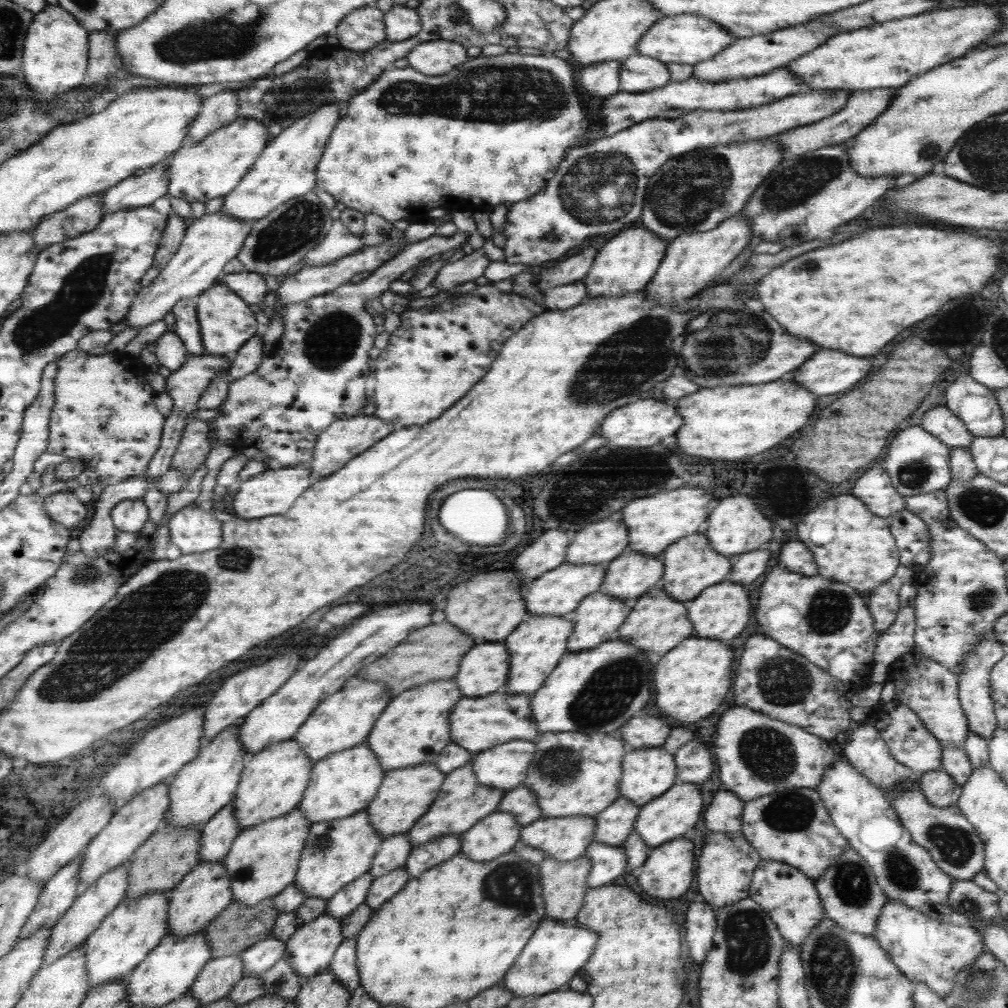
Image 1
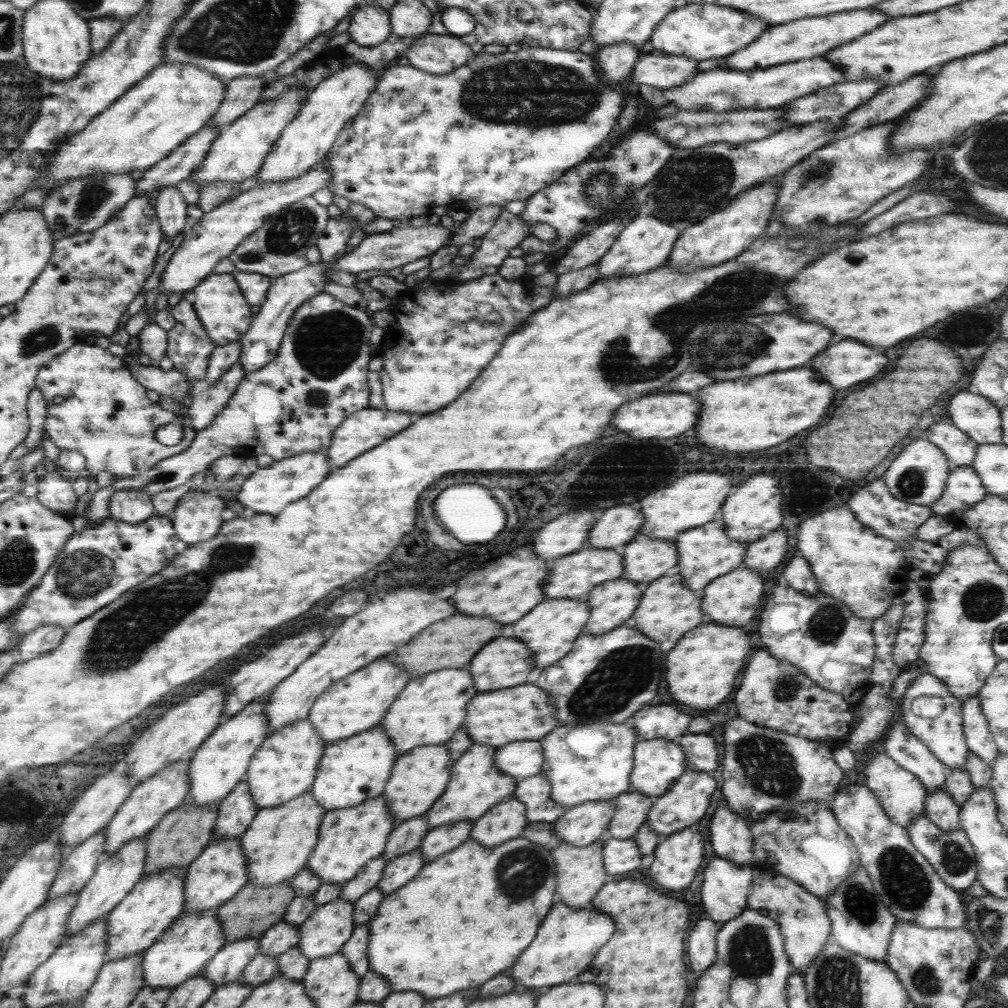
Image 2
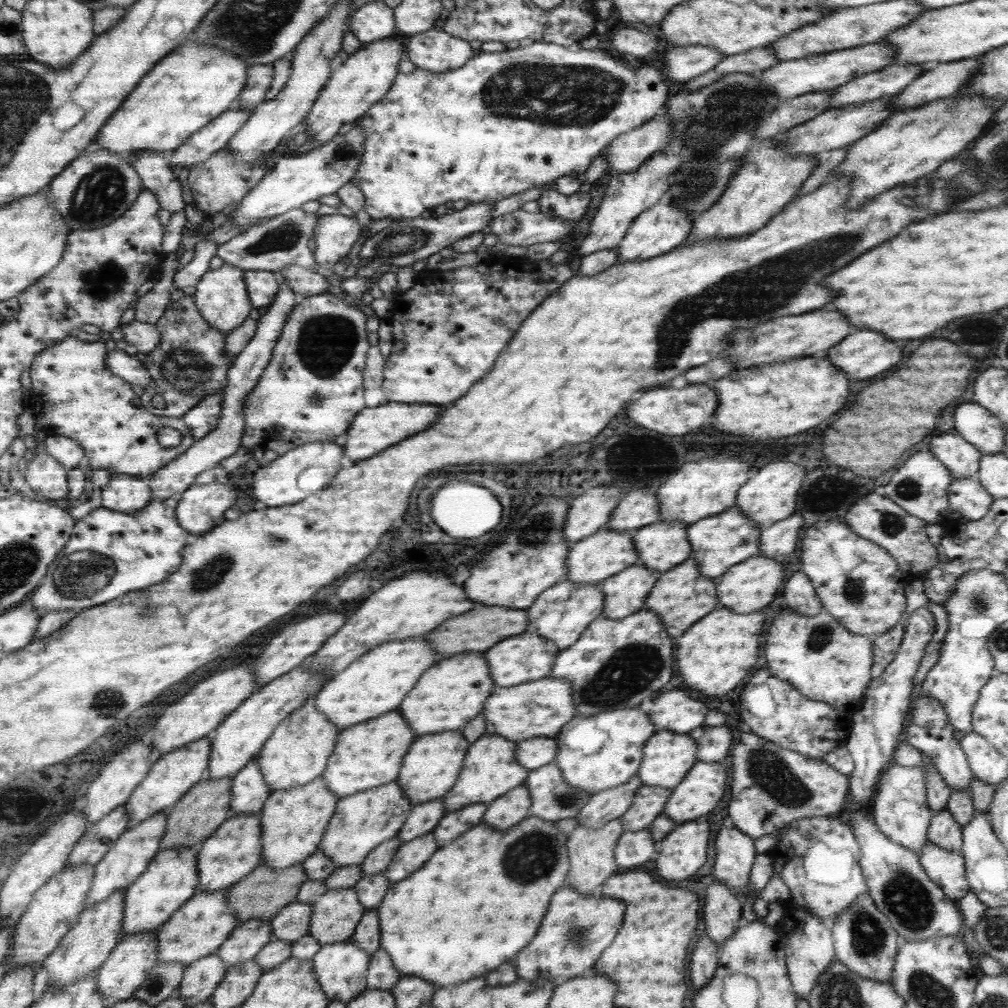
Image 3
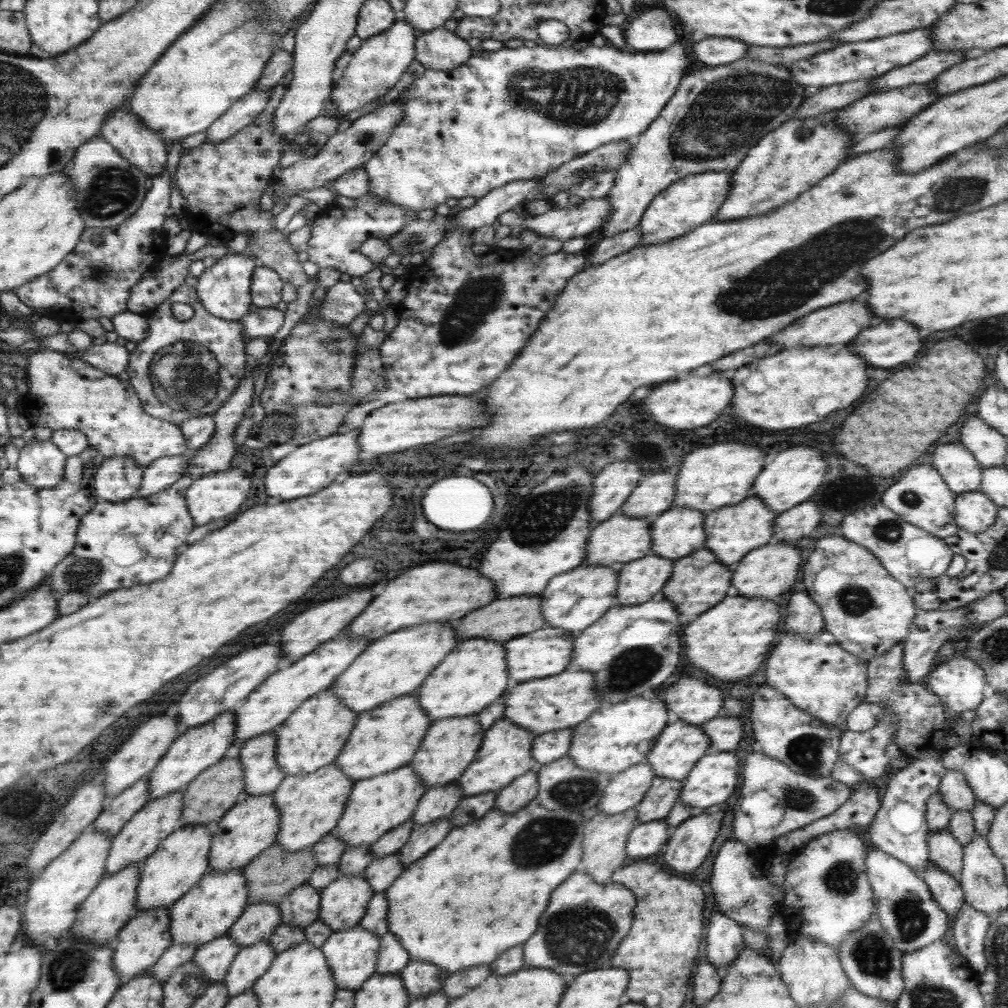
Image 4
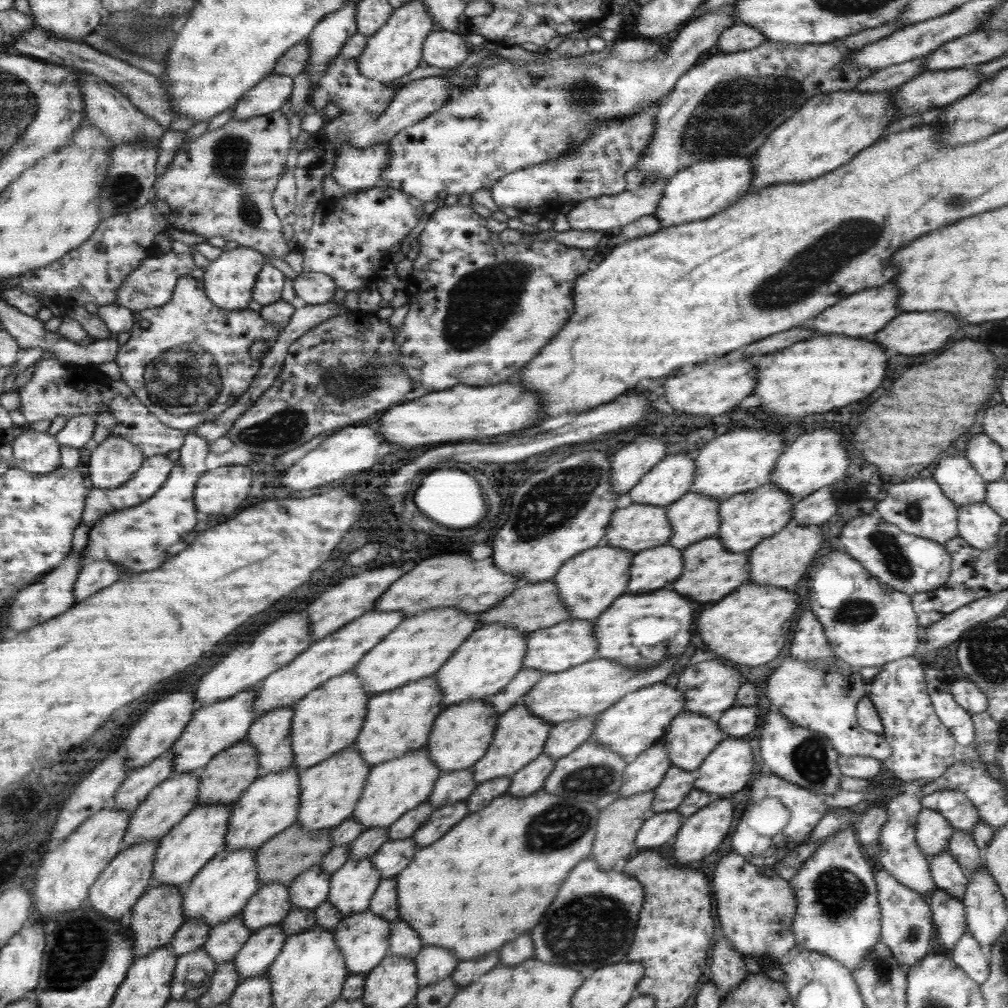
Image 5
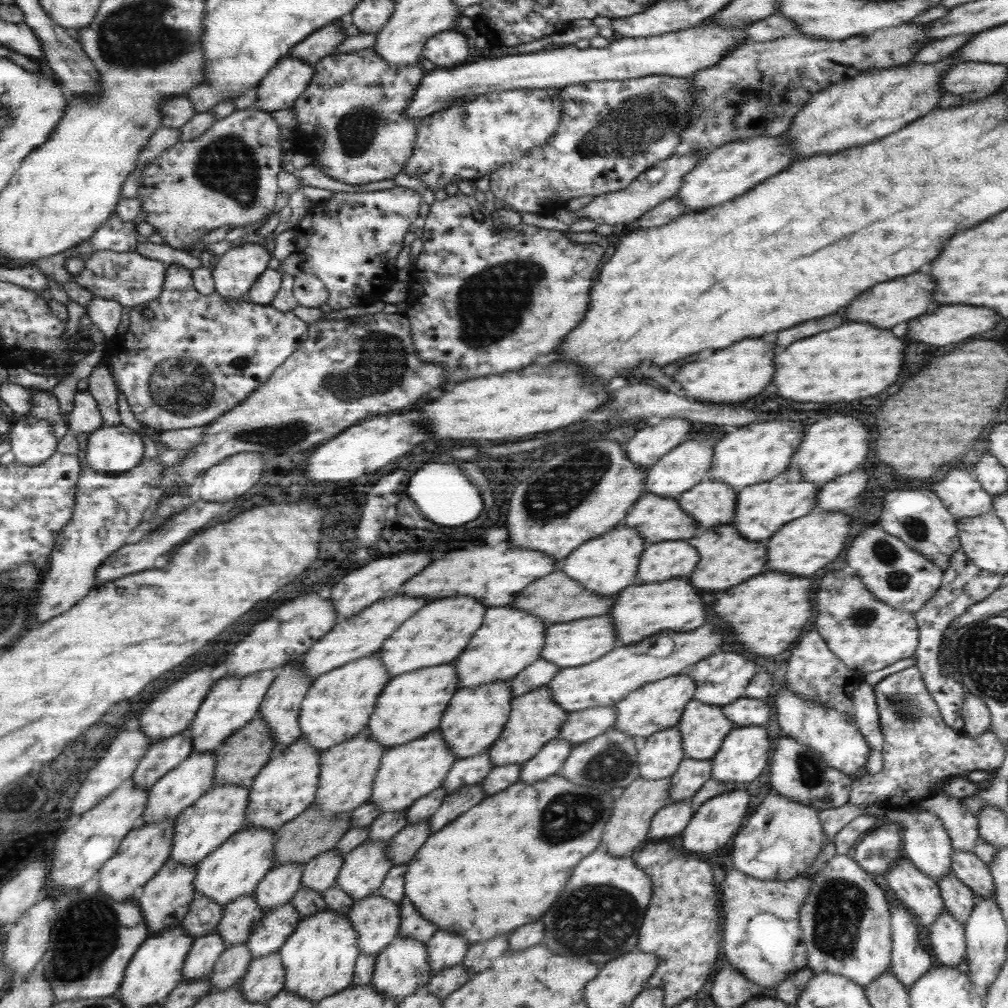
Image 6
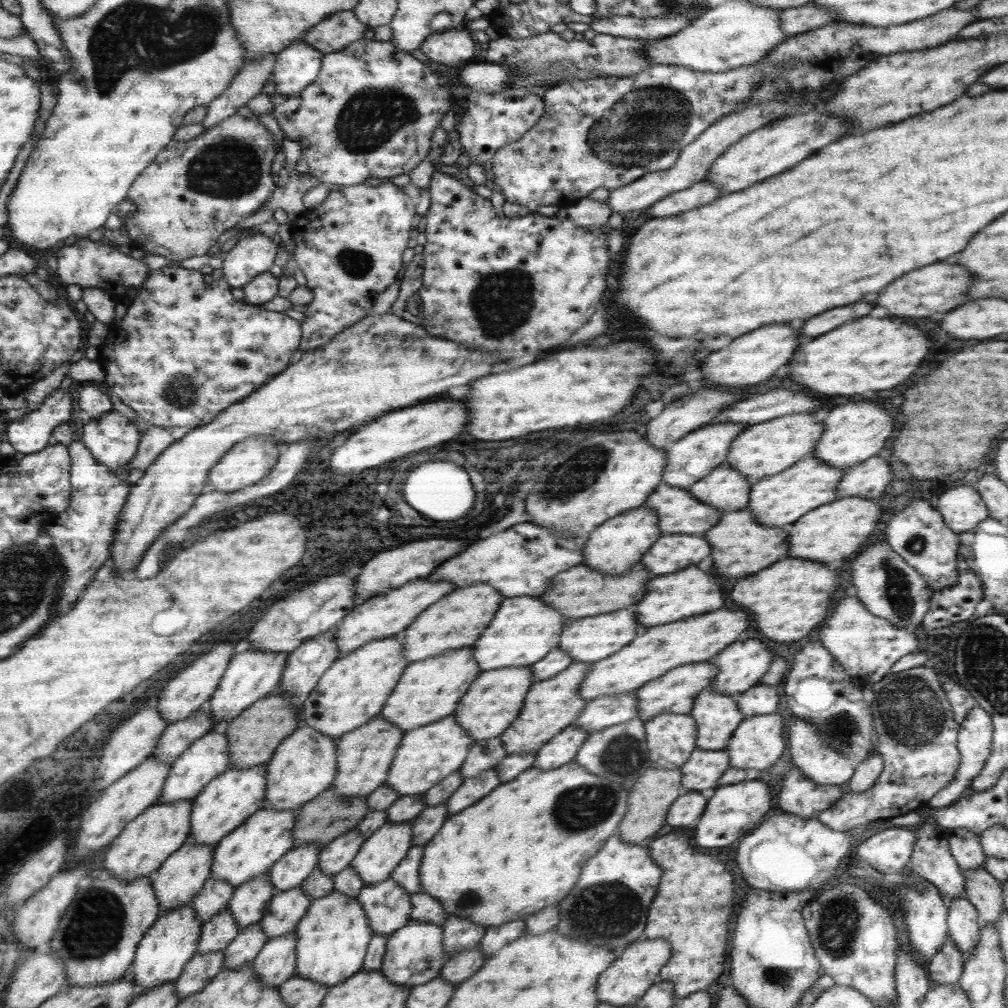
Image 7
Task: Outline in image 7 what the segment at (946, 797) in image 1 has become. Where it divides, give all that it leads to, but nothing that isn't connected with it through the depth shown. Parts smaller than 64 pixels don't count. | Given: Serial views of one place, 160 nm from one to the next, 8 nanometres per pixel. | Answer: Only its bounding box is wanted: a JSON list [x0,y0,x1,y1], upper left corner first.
[947,894,980,958]

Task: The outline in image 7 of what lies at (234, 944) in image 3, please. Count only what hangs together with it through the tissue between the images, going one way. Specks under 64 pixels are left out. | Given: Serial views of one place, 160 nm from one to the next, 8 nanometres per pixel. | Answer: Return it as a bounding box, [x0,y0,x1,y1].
[267,843,319,892]

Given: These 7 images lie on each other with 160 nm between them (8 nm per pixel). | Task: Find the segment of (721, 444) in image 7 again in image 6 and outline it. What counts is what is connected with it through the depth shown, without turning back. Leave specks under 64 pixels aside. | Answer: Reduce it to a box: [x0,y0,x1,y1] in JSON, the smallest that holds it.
[644,434,719,501]

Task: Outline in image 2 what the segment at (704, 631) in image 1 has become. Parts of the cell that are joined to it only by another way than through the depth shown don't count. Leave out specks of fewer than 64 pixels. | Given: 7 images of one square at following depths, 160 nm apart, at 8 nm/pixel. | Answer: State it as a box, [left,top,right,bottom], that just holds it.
[700,567,765,626]

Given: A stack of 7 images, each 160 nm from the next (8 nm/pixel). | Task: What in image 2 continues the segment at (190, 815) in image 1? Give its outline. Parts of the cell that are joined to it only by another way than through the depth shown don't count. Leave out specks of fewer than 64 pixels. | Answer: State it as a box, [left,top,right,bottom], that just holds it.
[187,701,268,805]

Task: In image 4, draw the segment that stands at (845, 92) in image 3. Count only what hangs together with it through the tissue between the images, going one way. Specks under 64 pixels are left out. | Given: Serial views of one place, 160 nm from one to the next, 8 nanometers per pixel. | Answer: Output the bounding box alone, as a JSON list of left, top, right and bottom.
[872,52,961,92]

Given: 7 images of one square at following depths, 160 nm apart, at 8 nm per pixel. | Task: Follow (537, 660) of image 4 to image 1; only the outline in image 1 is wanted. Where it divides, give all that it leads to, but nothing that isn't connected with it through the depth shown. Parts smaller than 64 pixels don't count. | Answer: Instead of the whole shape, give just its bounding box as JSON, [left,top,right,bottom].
[452,642,508,697]

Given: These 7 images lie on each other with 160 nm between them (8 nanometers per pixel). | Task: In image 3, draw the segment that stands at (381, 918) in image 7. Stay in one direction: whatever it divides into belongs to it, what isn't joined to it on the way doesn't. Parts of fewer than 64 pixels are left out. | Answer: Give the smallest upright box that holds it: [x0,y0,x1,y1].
[310,937,370,1004]

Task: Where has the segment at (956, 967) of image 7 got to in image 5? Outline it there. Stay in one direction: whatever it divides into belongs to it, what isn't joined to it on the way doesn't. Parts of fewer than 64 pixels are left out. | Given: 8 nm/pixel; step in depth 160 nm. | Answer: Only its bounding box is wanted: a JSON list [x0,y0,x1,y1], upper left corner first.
[927,888,965,950]

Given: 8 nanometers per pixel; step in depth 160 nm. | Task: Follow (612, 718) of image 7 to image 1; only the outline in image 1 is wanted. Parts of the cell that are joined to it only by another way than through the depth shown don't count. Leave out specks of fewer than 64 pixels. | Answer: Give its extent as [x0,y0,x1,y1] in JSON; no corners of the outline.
[469,740,533,793]

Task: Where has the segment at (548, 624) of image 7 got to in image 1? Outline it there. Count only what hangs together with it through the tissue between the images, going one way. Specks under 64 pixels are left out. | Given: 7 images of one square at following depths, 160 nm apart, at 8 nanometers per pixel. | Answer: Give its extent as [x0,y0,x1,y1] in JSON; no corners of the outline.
[364,678,462,772]

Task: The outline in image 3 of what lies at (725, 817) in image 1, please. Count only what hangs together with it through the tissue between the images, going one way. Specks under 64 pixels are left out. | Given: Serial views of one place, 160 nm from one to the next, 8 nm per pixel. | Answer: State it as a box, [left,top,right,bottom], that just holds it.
[713,825,756,900]

